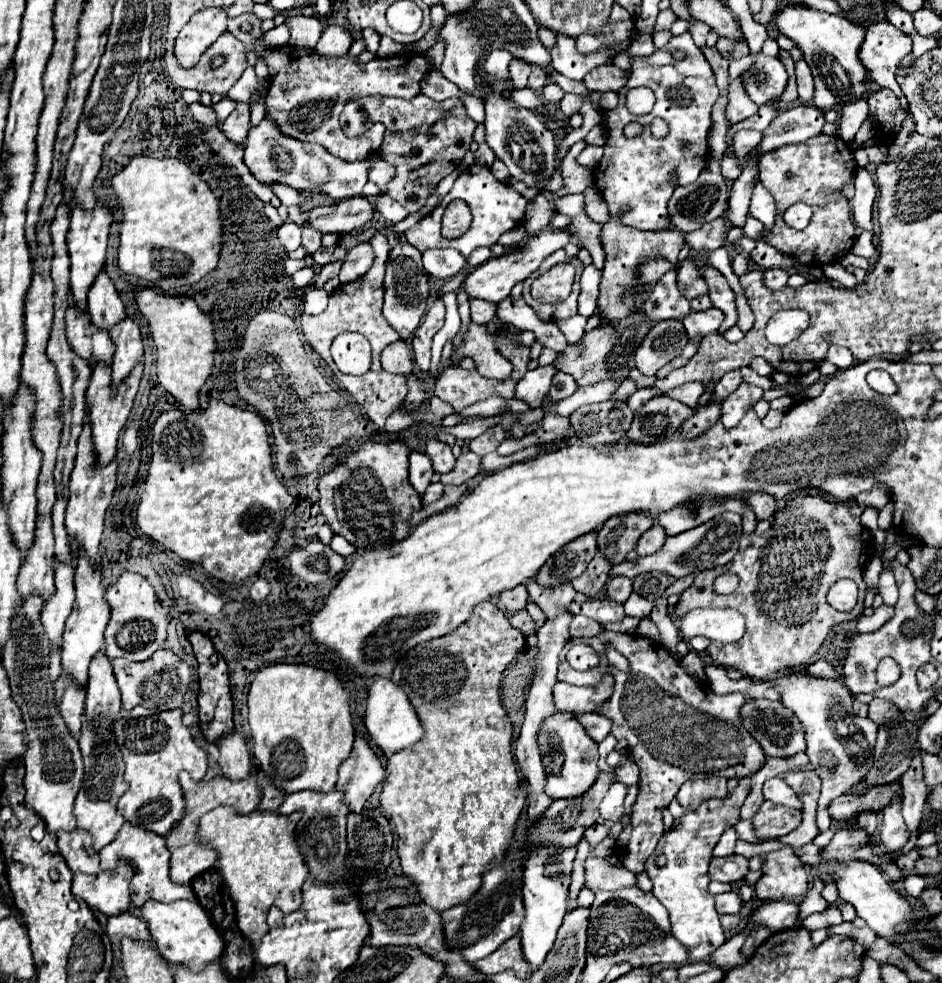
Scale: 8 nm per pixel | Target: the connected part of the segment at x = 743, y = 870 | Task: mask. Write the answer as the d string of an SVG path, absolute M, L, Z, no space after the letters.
M732 854L726 858L712 858L710 874L712 874L712 880L738 882L748 874L748 858L738 856L738 854Z

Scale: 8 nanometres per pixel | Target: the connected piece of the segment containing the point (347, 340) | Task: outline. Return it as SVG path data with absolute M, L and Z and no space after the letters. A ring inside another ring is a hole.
M342 332L332 344L332 358L340 372L360 376L370 368L368 340L356 332Z

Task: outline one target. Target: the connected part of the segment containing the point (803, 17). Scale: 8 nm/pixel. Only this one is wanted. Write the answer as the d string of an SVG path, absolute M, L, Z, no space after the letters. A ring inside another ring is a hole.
M784 4L778 10L776 24L784 36L788 36L800 50L804 52L804 60L808 62L812 76L814 76L814 98L812 104L822 110L840 110L842 106L860 100L862 96L870 94L866 86L868 70L860 62L860 46L866 36L866 28L858 22L842 14L828 14L804 8L800 4Z

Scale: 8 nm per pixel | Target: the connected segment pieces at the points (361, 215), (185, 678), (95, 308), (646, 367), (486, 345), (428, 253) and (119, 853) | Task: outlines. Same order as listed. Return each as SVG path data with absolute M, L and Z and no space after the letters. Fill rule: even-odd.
M362 196L346 198L334 204L312 208L308 212L310 218L304 226L310 226L322 234L326 232L342 234L342 232L358 230L364 224L368 224L372 220L372 212L374 212L374 206L366 198Z
M156 650L152 654L152 658L148 658L144 662L132 662L132 664L128 664L124 658L114 658L112 660L112 672L114 672L114 678L116 678L120 694L122 694L122 708L124 710L132 710L134 706L144 706L148 710L174 710L174 708L180 708L182 706L182 696L184 696L184 692L190 684L190 666L170 650Z
M104 274L96 278L96 286L92 286L92 294L88 294L88 312L92 324L100 330L112 330L112 326L120 324L126 318L122 300L112 284L112 280Z
M664 320L650 328L640 350L636 352L636 368L644 376L654 376L664 364L676 358L688 344L688 334L680 320Z
M470 324L464 344L452 356L452 360L458 362L460 358L464 358L464 354L476 358L478 372L486 378L508 378L508 374L512 372L512 364L502 354L498 354L496 344L494 344L494 336L488 334L486 326Z
M450 248L426 250L422 254L422 260L424 260L424 270L430 276L436 276L442 280L456 276L466 266L466 258L458 250L450 250Z
M128 822L120 828L116 840L104 846L104 850L100 850L100 870L114 870L118 868L120 862L128 862L134 866L136 876L134 882L130 882L130 898L134 906L142 906L146 900L158 900L158 902L176 902L182 898L194 900L192 886L170 882L168 860L170 860L170 852L162 836L152 834L148 830L140 830L138 826L132 826Z

